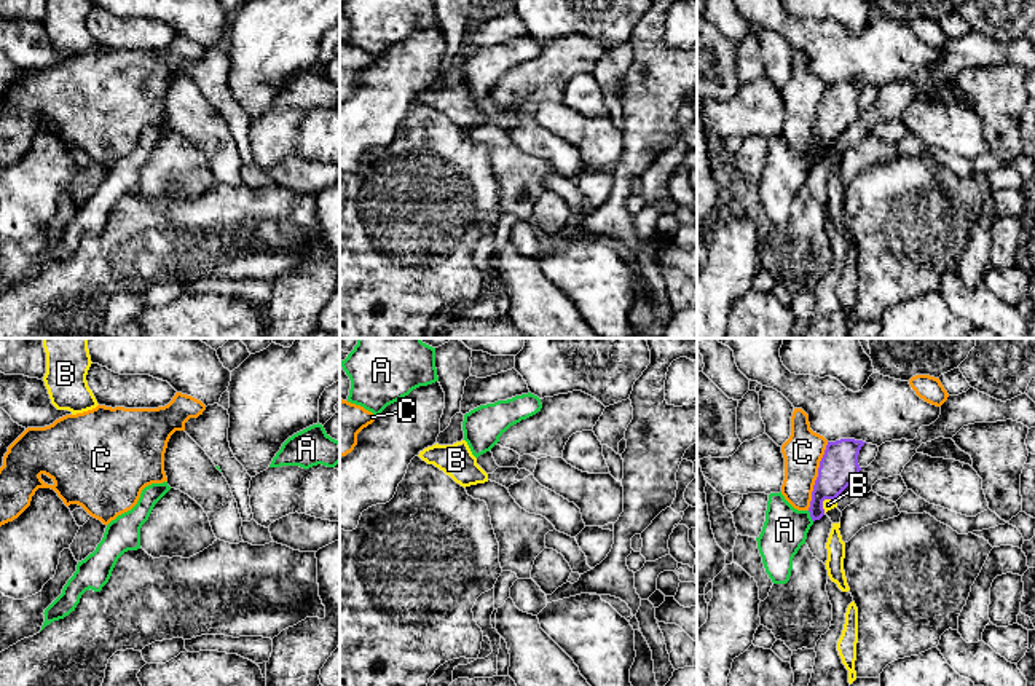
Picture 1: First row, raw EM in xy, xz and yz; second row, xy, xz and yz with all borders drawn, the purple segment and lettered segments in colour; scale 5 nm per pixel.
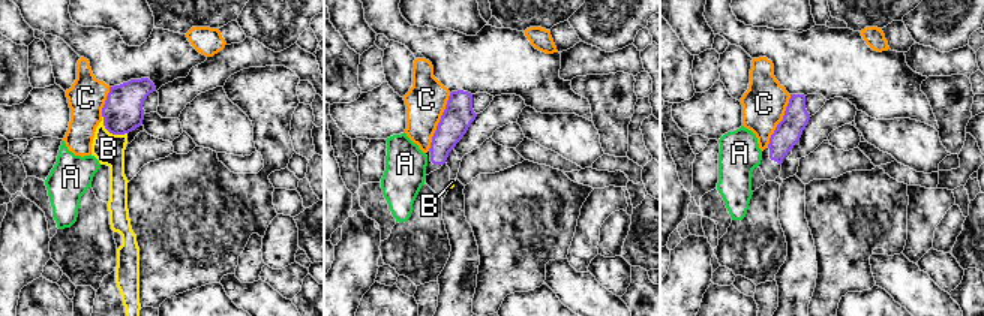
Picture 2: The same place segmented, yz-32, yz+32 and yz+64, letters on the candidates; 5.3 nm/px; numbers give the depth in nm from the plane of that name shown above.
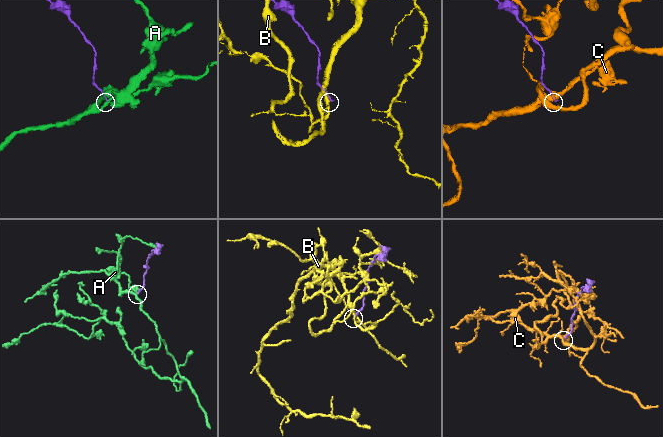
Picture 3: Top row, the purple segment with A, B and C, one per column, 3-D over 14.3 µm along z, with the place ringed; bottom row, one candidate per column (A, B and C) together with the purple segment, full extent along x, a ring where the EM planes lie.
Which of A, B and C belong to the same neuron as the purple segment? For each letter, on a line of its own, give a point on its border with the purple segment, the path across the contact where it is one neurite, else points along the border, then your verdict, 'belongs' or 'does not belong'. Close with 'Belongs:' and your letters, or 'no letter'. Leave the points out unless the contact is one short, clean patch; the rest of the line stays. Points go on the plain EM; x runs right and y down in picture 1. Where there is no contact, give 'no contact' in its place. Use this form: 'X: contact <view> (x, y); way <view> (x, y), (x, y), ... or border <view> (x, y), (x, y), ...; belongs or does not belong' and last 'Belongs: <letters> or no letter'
A: contact yz (810, 158); border yz (807, 153), (814, 163); does not belong
B: contact yz (823, 142); does not belong
C: contact yz (818, 118); does not belong
Belongs: no letter

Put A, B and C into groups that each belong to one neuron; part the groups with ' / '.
A / B / C

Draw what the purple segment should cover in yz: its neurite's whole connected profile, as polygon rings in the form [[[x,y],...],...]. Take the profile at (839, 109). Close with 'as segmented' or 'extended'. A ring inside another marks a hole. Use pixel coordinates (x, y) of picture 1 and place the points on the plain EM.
[[[855,81],[828,85],[820,104],[818,120],[813,128],[809,150],[813,164],[824,158],[823,144],[837,142],[837,139],[858,120],[861,113],[858,97],[864,86],[866,85]]]; as segmented

